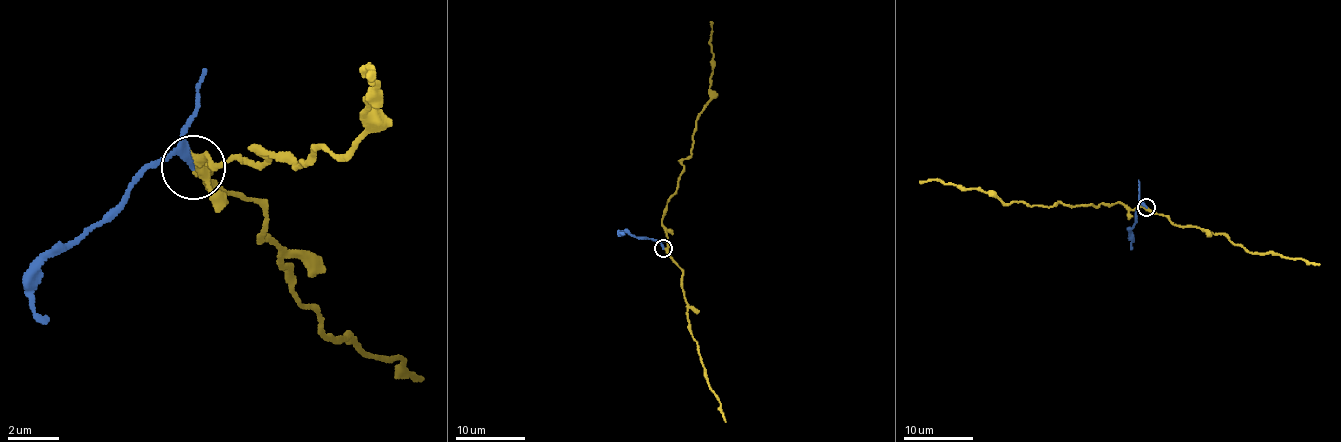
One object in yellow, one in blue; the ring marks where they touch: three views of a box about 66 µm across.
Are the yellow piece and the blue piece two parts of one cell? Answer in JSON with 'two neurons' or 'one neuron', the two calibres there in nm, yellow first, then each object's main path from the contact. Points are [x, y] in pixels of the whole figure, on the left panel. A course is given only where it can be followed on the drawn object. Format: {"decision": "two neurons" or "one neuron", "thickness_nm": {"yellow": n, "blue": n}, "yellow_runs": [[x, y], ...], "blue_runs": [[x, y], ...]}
{"decision": "two neurons", "thickness_nm": {"yellow": 200, "blue": 240}, "yellow_runs": [[195, 166], [208, 178], [188, 153], [246, 166], [342, 153], [368, 127], [374, 70]], "blue_runs": [[195, 166], [176, 153], [156, 159], [99, 223], [60, 242], [35, 268], [35, 313], [48, 326]]}

